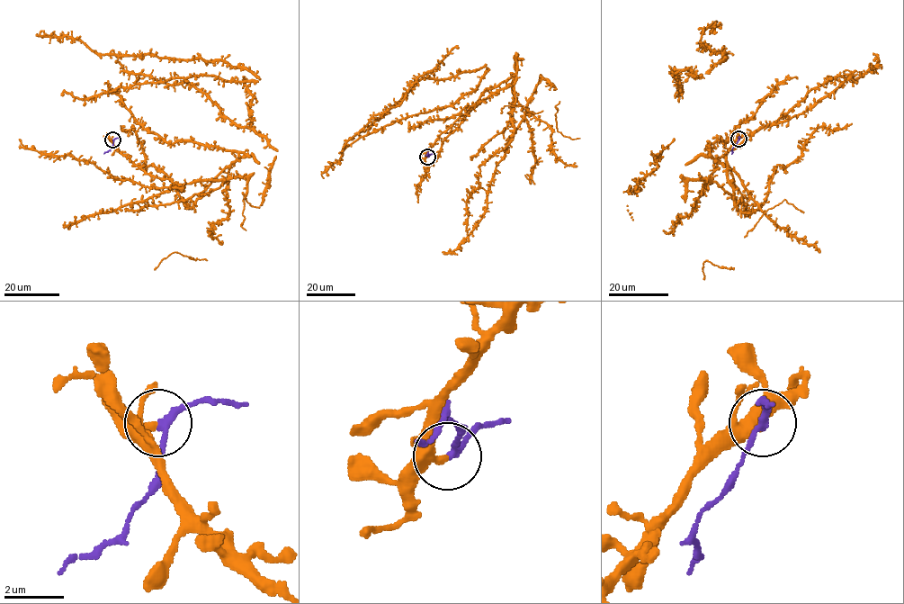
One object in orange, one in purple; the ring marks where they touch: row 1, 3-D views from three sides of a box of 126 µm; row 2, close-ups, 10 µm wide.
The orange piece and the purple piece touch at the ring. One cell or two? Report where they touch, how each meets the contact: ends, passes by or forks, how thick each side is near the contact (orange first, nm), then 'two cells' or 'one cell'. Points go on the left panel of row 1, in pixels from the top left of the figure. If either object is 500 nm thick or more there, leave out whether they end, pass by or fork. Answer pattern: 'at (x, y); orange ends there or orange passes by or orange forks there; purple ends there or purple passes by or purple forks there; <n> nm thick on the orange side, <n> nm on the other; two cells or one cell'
at (112, 139); orange ends there; purple passes by; 240 nm thick on the orange side, 200 nm on the other; two cells

